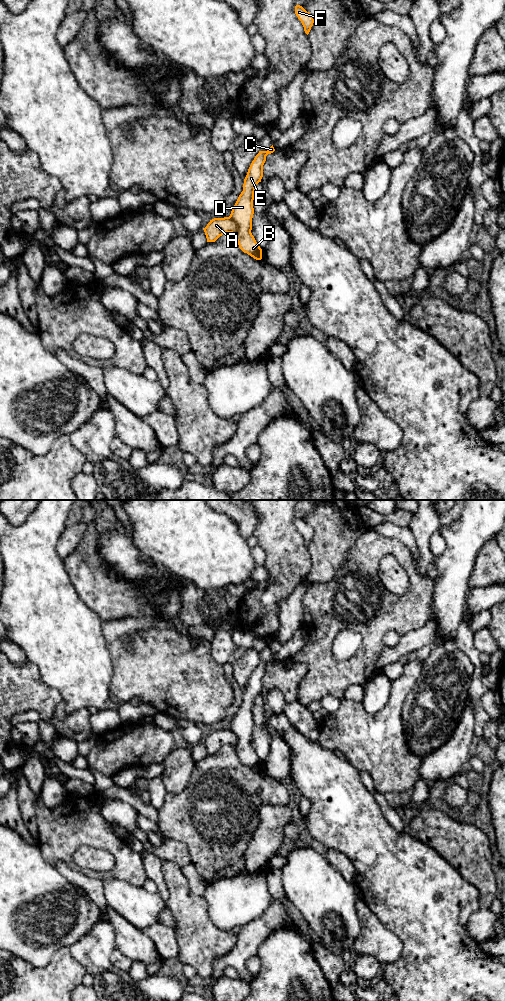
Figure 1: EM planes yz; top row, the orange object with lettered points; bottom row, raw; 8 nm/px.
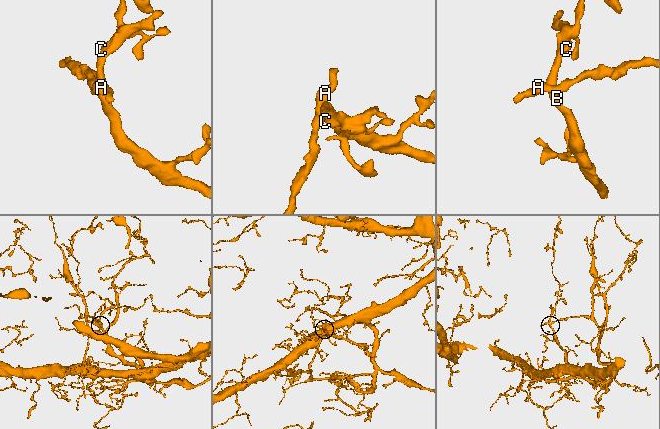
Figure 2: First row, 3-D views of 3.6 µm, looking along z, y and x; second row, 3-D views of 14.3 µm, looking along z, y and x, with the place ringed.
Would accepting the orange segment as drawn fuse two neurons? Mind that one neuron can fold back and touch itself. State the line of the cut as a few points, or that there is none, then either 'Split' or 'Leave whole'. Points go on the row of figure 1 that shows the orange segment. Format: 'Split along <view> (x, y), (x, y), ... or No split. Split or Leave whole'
Split along yz (229, 216), (235, 224), (235, 234). Split

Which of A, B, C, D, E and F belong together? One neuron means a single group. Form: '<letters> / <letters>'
A / B C D E F

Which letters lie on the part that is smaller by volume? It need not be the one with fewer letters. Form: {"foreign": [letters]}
{"foreign": ["A"]}

